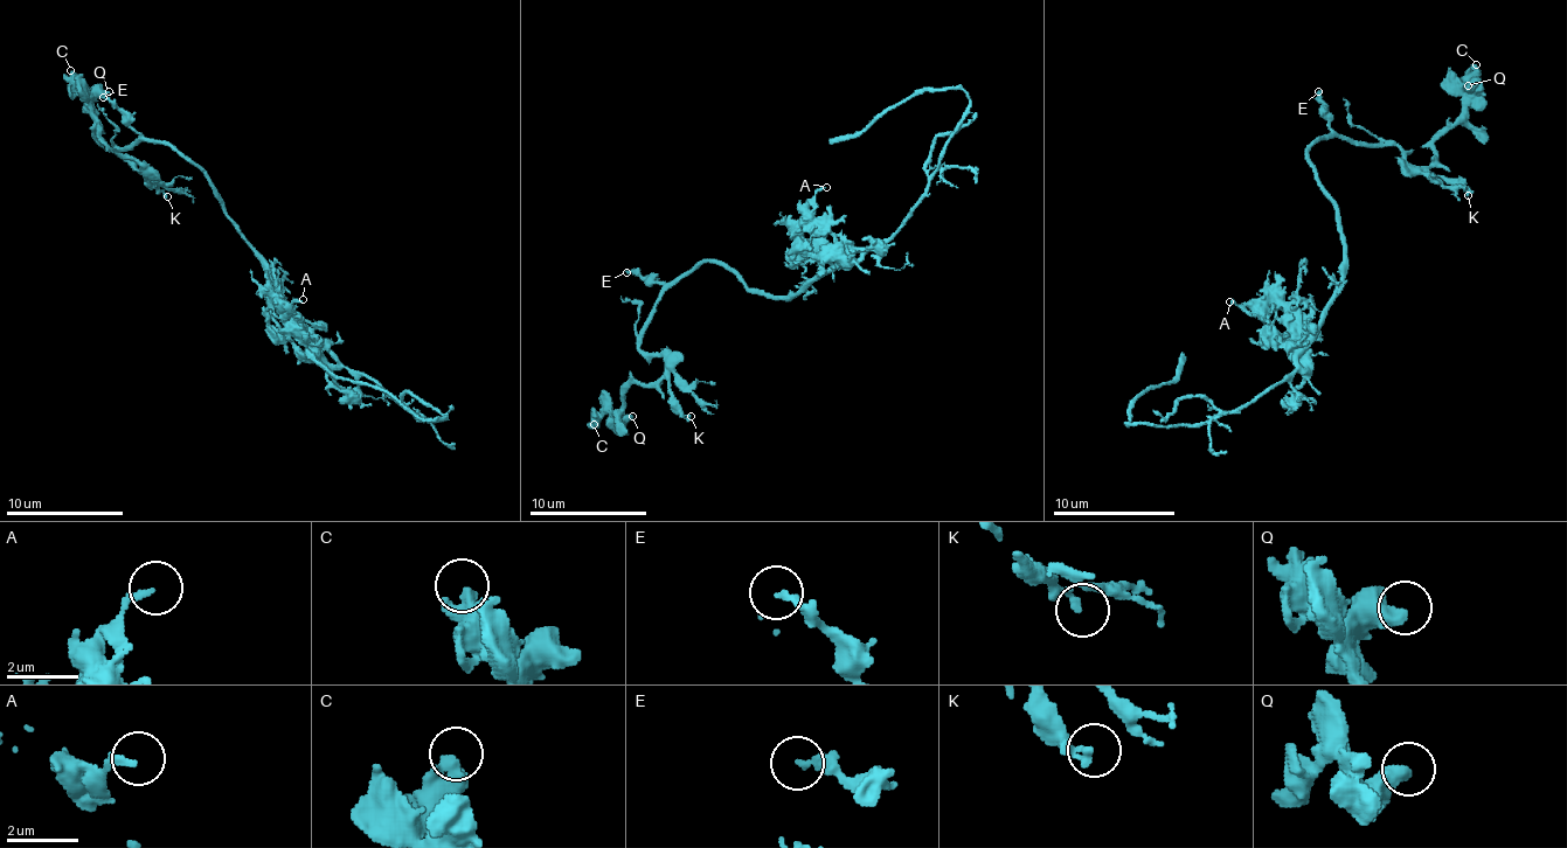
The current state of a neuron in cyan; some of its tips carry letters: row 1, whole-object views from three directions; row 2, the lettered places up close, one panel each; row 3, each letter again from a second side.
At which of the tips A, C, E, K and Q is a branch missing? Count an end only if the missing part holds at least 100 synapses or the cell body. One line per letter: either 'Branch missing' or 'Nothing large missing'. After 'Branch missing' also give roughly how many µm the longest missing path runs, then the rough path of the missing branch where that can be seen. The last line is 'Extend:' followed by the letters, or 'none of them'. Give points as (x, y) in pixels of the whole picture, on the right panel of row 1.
A: Nothing large missing
C: Nothing large missing
E: Nothing large missing
K: Nothing large missing
Q: Nothing large missing
Extend: none of them

